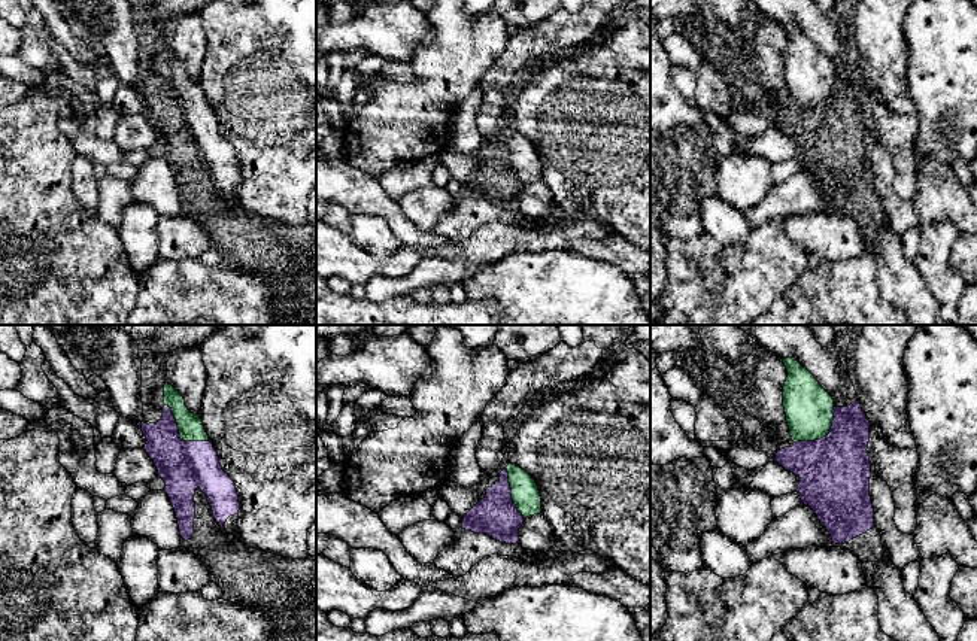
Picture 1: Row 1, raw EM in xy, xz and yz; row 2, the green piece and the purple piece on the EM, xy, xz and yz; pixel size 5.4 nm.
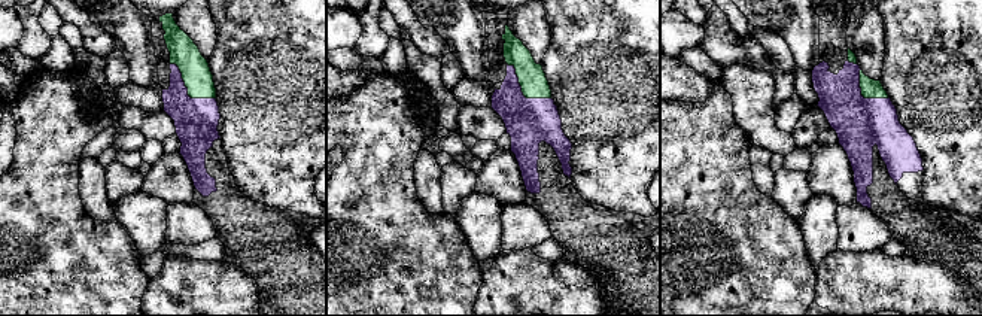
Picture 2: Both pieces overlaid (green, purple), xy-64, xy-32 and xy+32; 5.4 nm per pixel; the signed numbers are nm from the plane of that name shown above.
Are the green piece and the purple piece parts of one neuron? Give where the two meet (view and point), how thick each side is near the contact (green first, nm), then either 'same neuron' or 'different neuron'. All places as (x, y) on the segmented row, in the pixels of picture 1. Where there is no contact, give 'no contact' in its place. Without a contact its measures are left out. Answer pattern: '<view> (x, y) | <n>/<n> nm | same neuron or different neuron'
xy (181, 436) | 130/280 nm | same neuron

